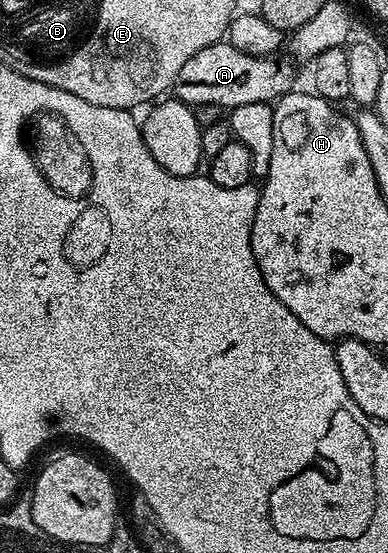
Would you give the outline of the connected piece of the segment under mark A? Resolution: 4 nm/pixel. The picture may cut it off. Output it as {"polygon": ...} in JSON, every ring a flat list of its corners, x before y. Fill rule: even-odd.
{"polygon":[[218,42,191,54,179,70,175,81,176,99,190,106,214,104,217,108,231,110,235,106,247,106,247,102,276,101,294,87,293,68,289,64,276,64,276,59,267,56,243,54,228,42]]}

